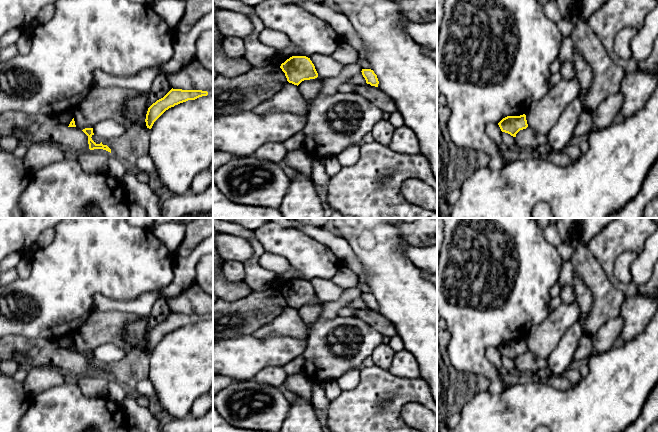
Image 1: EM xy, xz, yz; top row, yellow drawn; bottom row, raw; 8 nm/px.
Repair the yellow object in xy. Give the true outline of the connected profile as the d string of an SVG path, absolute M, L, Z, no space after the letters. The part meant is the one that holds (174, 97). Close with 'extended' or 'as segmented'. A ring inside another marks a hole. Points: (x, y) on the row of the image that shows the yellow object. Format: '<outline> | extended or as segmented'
M172 88L163 98L157 100L148 108L145 119L147 128L151 129L154 122L169 108L188 100L195 100L207 95L207 91Z | as segmented

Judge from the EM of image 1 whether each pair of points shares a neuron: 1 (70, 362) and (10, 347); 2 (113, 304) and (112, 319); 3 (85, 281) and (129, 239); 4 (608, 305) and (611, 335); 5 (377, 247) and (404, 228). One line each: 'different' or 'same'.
1: same
2: different
3: same
4: different
5: different

